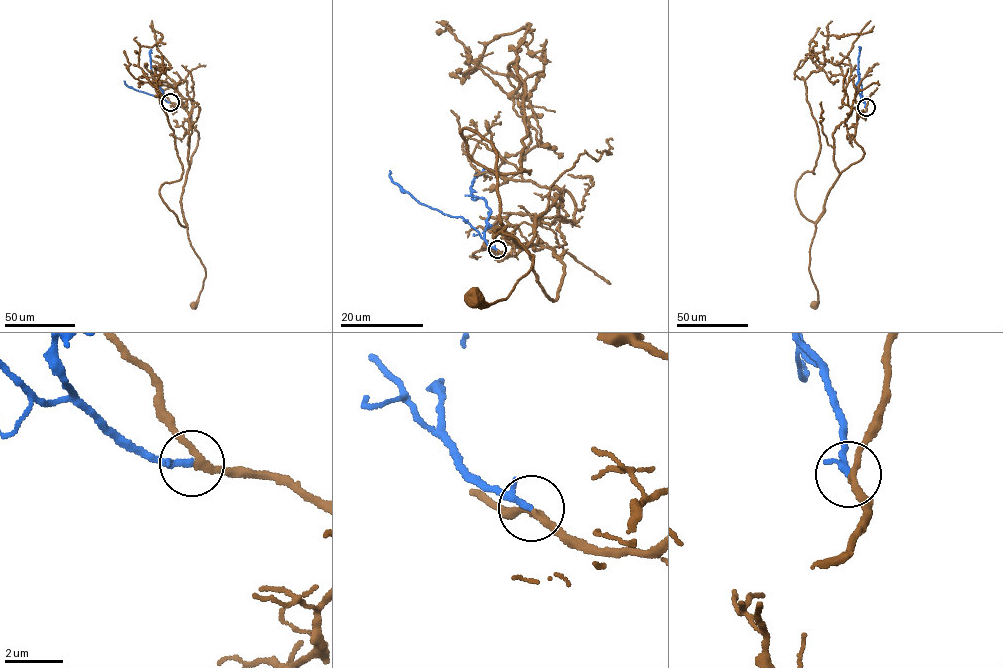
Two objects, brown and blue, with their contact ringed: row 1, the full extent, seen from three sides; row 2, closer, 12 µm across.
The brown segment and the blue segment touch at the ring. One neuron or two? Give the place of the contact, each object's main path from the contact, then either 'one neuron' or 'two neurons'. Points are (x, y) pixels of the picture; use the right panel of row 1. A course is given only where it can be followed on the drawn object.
(866, 107) | brown via (865, 107), (854, 139), (863, 157), (841, 173), (816, 224), (809, 269), (817, 291), (814, 305) | blue via (865, 107), (856, 84), (859, 74), (858, 47) | one neuron

